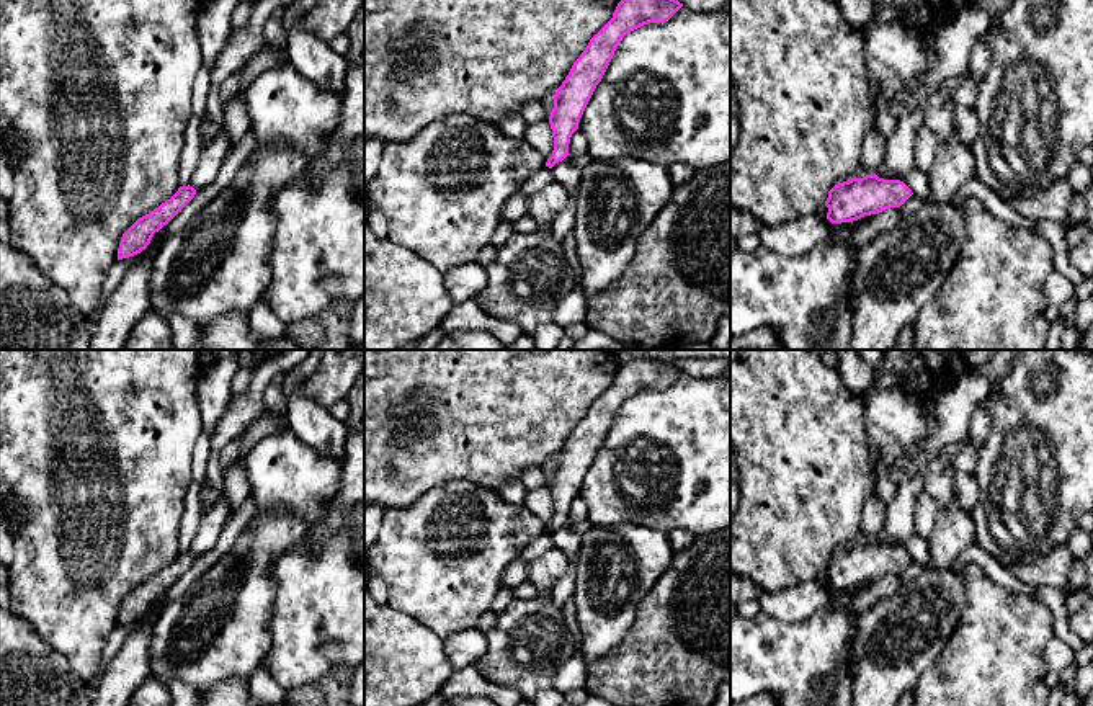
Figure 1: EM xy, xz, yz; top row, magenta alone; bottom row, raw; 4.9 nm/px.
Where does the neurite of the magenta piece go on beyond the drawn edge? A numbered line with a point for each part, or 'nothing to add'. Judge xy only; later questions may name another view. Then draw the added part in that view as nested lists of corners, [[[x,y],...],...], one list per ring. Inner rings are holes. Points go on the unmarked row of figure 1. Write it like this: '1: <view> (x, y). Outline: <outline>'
nothing to add

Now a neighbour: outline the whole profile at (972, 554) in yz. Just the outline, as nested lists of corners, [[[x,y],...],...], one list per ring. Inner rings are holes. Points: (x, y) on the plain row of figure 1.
[[[979,544],[967,546],[954,561],[954,570],[961,572],[967,565],[980,565],[998,585],[1015,593],[1034,595],[1041,585],[1026,583],[998,564]]]

